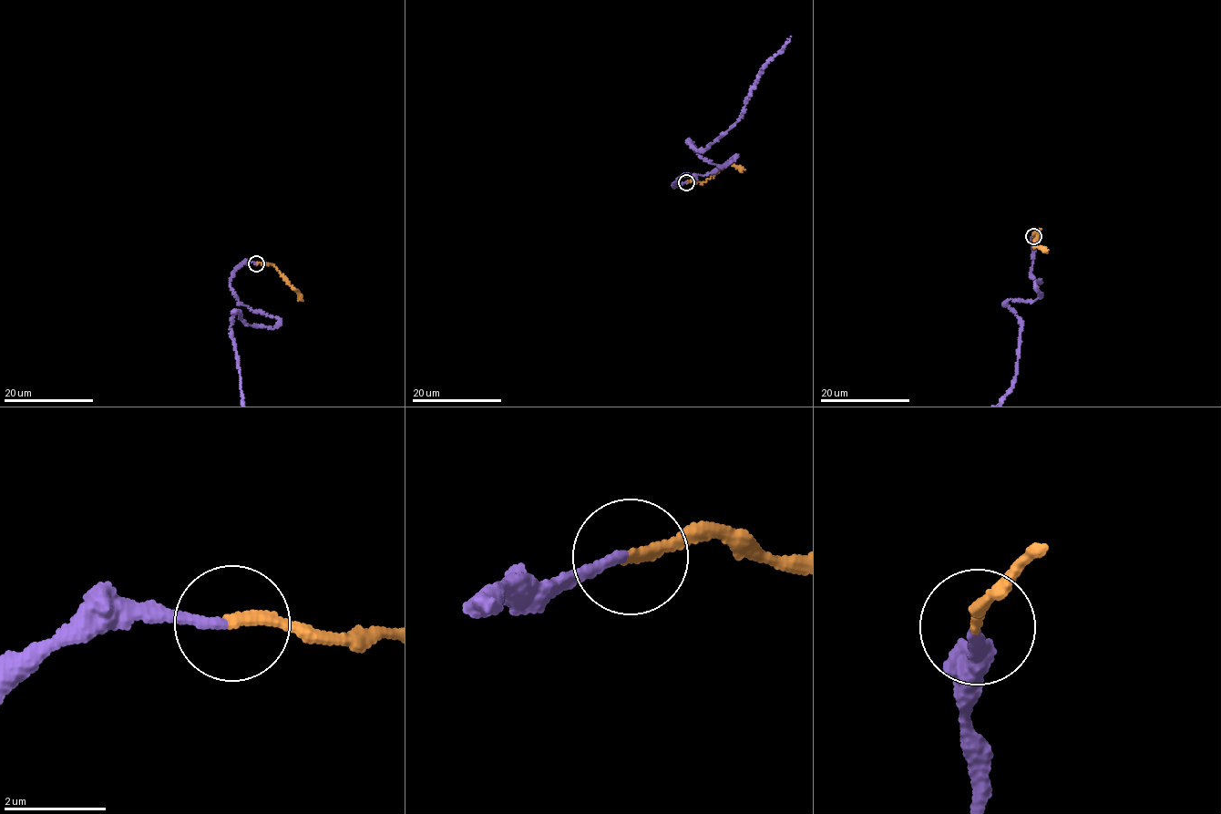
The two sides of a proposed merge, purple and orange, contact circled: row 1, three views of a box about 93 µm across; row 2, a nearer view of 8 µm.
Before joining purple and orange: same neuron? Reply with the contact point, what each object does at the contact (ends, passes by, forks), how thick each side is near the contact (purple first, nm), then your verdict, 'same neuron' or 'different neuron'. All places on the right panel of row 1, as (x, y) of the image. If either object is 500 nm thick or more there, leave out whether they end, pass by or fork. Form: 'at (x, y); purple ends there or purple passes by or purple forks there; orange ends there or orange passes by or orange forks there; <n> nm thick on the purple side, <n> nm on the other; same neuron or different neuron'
at (1033, 236); purple ends there; orange ends there; 190 nm thick on the purple side, 240 nm on the other; same neuron

